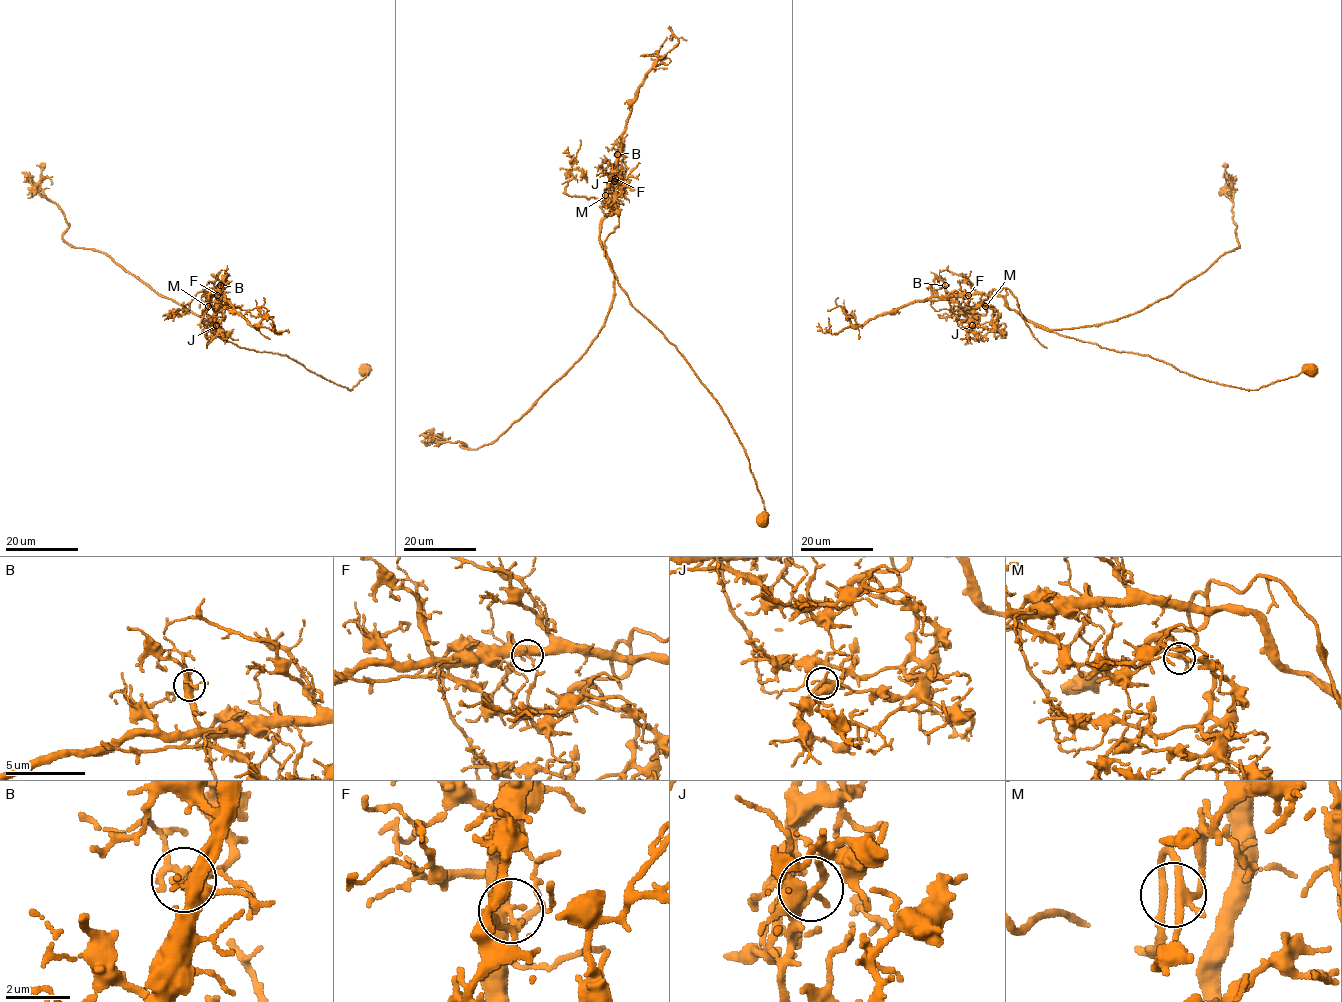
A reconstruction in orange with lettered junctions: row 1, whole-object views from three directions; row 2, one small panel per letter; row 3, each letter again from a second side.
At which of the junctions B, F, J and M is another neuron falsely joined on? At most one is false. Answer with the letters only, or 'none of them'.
F

